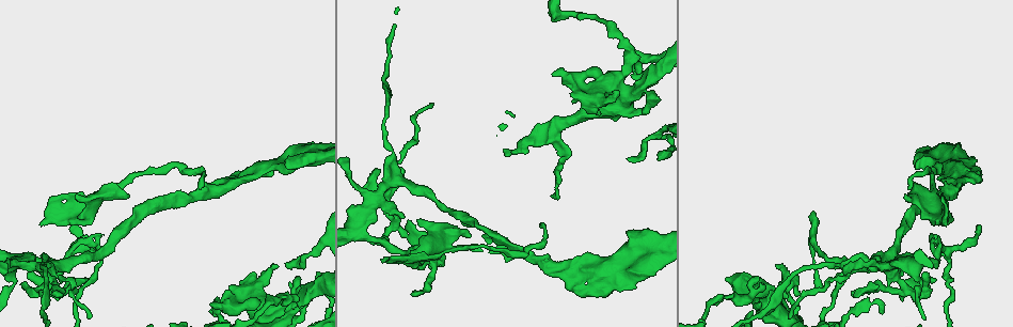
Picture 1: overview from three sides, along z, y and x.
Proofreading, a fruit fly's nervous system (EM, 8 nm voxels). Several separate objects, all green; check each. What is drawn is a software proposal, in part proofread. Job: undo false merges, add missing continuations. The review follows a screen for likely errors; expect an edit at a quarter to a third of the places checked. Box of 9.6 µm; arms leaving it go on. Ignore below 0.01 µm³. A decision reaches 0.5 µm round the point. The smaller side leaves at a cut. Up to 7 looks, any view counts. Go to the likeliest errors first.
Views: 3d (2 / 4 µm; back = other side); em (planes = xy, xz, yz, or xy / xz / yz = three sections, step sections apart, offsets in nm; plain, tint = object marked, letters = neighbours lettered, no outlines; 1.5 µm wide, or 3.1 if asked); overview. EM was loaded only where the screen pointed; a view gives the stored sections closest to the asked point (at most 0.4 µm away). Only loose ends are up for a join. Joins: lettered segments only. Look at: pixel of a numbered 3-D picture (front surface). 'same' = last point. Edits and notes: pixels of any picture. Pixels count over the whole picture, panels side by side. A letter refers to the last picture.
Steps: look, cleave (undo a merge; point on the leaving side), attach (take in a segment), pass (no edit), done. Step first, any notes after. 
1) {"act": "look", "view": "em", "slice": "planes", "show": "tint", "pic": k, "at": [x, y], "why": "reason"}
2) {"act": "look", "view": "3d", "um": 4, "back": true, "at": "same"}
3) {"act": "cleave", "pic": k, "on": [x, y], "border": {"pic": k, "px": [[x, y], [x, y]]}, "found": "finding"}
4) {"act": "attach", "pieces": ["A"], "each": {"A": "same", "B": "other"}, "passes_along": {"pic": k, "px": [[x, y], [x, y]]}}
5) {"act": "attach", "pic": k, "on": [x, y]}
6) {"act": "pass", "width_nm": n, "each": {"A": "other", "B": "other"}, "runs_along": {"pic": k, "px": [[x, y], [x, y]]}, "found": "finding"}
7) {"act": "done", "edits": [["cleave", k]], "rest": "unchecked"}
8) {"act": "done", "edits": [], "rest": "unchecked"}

{"act": "look", "view": "em", "slice": "planes", "show": "plain", "pic": 1, "at": [285, 264], "why": "free end"}

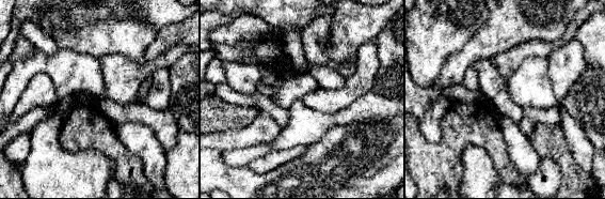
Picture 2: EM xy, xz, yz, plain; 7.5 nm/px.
{"act": "look", "view": "em", "slice": "planes", "show": "letters", "at": "same", "why": "see the neighbours"}

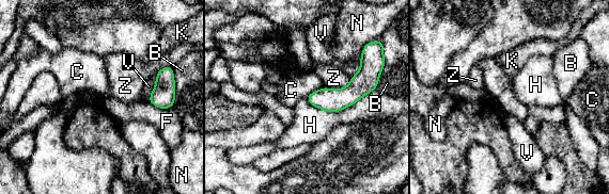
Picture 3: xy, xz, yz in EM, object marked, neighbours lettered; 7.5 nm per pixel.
{"act": "pass", "width_nm": 170, "each": {"B": "other", "C": "other", "F": "other", "H": "other", "K": "other", "N": "other", "V": "other", "Z": "other"}, "border": {"pic": 3, "px": [[323, 86], [311, 92], [306, 97]]}, "found": "no lettered segment goes on from it"}

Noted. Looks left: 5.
{"act": "look", "view": "em", "slice": "xz", "step": 8, "show": "tint", "pic": 1, "at": [433, 261], "why": "three-way junction"}

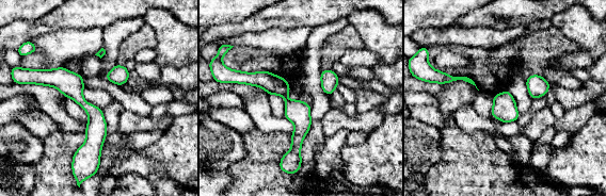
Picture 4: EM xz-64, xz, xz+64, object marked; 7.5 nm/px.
{"act": "look", "view": "em", "slice": "xy", "step": 4, "show": "tint", "at": "same", "why": "cut it another way"}

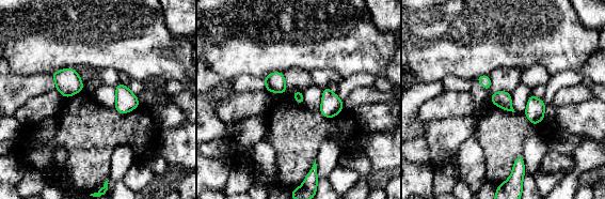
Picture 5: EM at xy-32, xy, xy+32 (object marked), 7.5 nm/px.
{"act": "look", "view": "em", "slice": "xy", "step": 4, "show": "letters", "at": "same"}

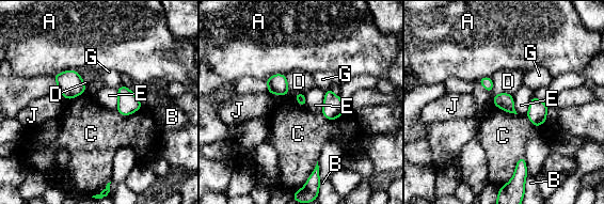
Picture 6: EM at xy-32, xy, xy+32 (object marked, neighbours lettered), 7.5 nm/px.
{"act": "pass", "width_nm": 20, "each": {"A": "other", "B": "other", "C": "other", "D": "other", "E": "other", "G": "other", "J": "other"}, "border": {"pic": 6, "px": [[141, 108], [127, 115], [116, 110]]}, "found": "all the same cell"}

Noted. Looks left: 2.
{"act": "look", "view": "em", "slice": "xy", "step": 4, "show": "tint", "pic": 1, "at": [396, 224], "why": "three-way junction"}

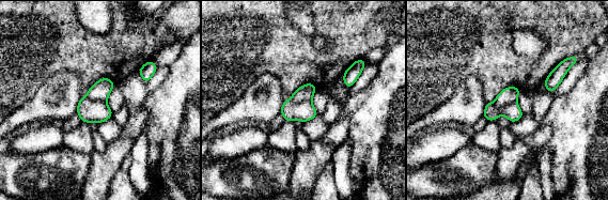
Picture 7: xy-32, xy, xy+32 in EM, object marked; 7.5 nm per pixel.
{"act": "look", "view": "em", "slice": "xy", "step": 4, "show": "letters", "at": "same", "why": "what lies round it"}

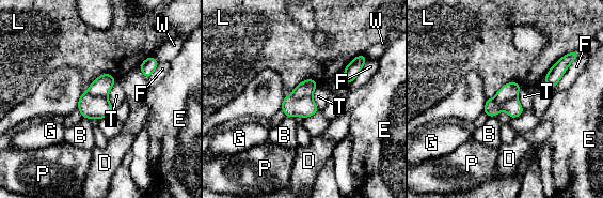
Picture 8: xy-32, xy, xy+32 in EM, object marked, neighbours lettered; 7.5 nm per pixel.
{"act": "pass", "width_nm": 160, "each": {"B": "other", "D": "other", "E": "other", "F": "other", "G": "other", "L": "other", "P": "other", "T": "other", "W": "other"}, "border": {"pic": 8, "px": [[116, 81], [107, 96], [113, 108]]}, "found": "continuous, no second cell"}

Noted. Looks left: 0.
{"act": "done", "edits": [], "rest": "unchecked"}

